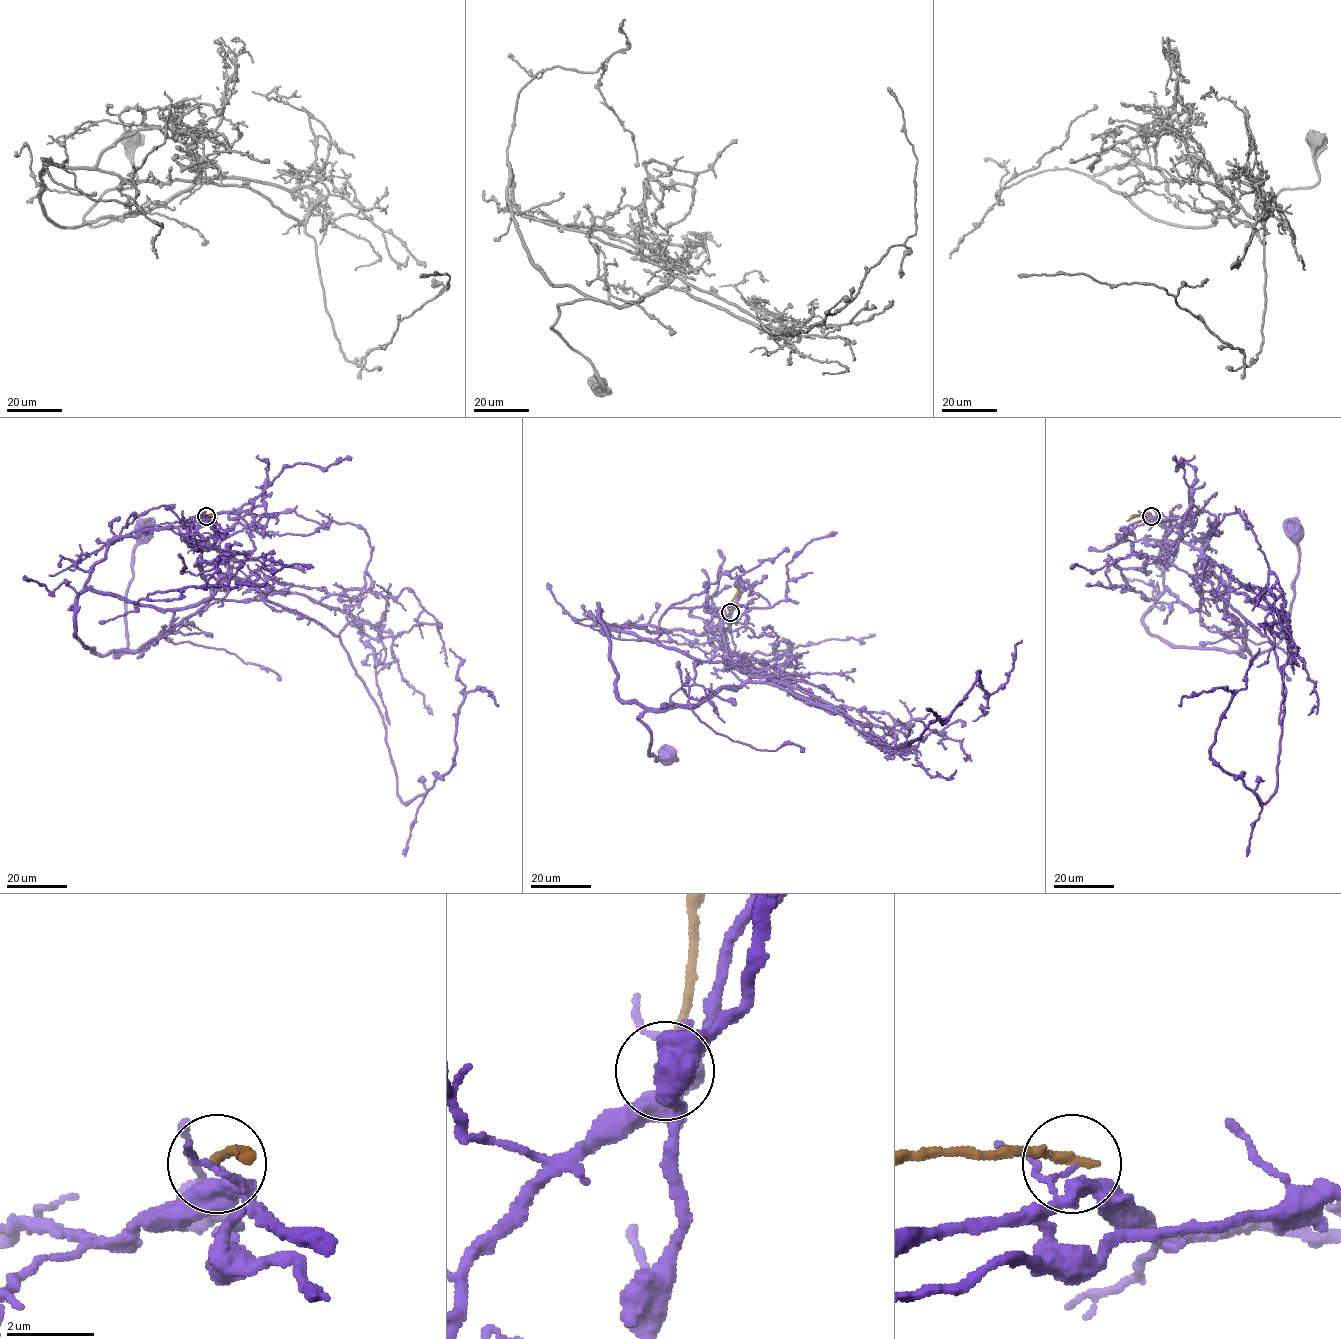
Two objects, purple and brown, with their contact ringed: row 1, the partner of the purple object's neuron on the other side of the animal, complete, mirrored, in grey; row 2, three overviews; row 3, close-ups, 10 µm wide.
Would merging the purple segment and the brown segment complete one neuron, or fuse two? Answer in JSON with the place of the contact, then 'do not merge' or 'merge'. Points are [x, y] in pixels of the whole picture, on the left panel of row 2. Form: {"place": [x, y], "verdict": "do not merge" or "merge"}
{"place": [206, 516], "verdict": "do not merge"}

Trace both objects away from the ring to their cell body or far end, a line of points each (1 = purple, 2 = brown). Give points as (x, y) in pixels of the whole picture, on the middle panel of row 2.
1: (730, 612), (712, 637), (752, 674), (697, 704), (646, 710), (638, 718), (650, 734), (650, 755), (665, 756)
2: (730, 612), (731, 600), (739, 588)

